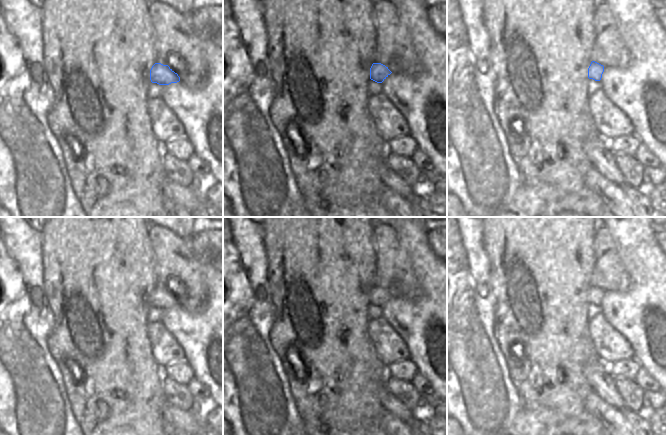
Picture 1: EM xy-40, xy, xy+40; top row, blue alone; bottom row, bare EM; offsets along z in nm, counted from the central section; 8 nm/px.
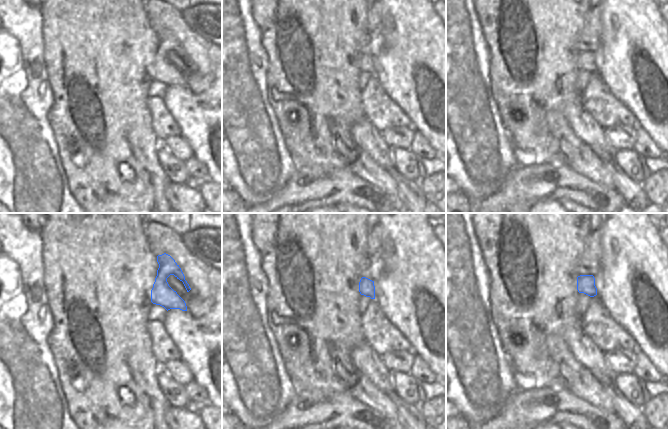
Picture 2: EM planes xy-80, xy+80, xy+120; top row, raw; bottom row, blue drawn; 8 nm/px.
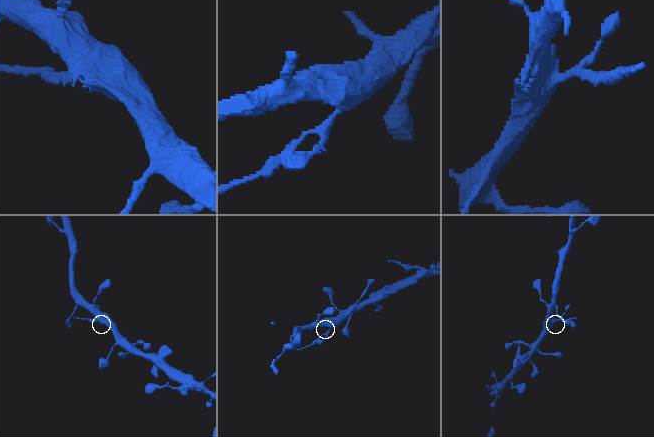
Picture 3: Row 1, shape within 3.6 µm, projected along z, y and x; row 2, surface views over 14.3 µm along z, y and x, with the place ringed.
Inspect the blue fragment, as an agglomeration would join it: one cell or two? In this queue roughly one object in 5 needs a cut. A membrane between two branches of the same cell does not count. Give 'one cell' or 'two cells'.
one cell

